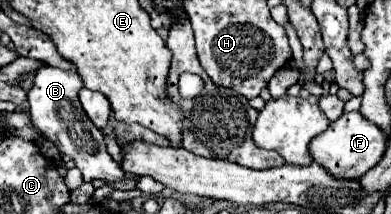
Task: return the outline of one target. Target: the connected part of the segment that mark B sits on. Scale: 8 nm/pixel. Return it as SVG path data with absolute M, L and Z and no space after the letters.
M42 67L42 71L36 73L34 85L28 91L28 103L30 103L30 121L38 131L50 139L60 153L68 155L74 165L82 171L84 181L94 181L102 179L108 183L114 183L124 177L124 171L114 163L110 153L106 151L104 135L102 131L90 121L90 117L84 113L80 101L78 101L78 91L84 87L82 79L78 73L72 71L62 71L56 67Z

